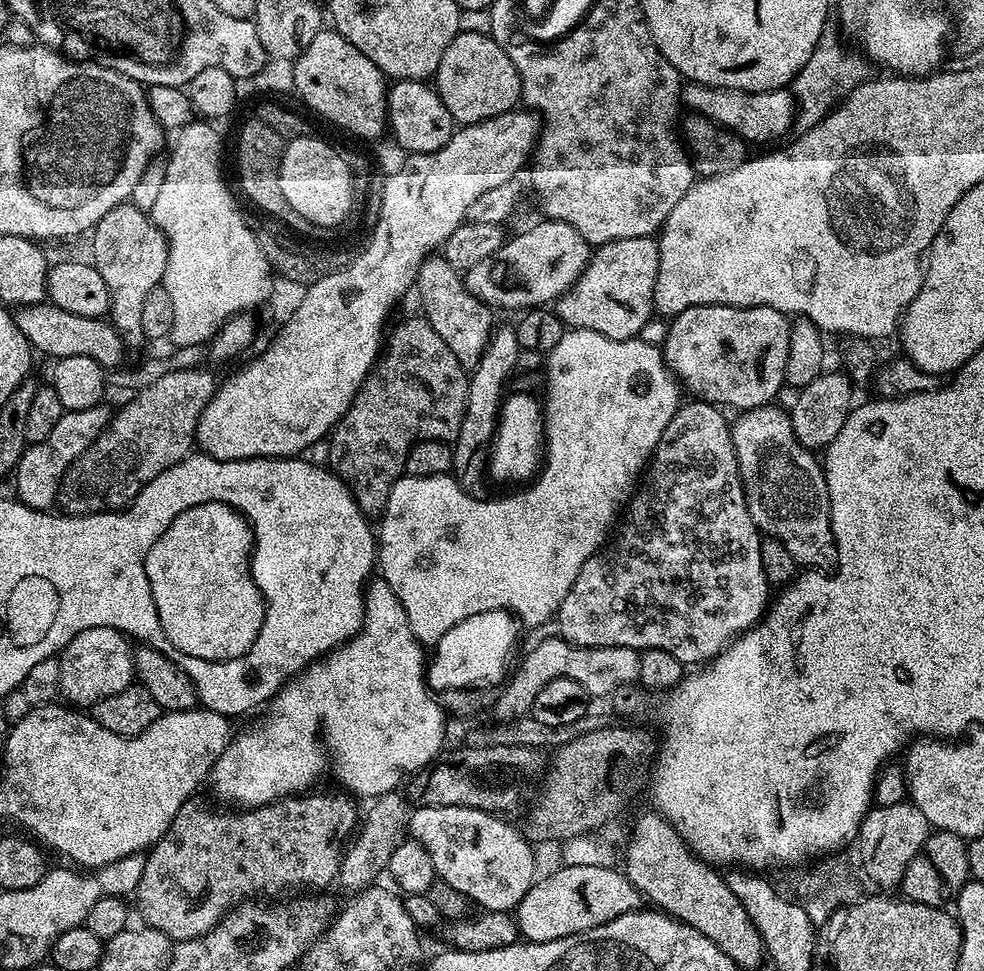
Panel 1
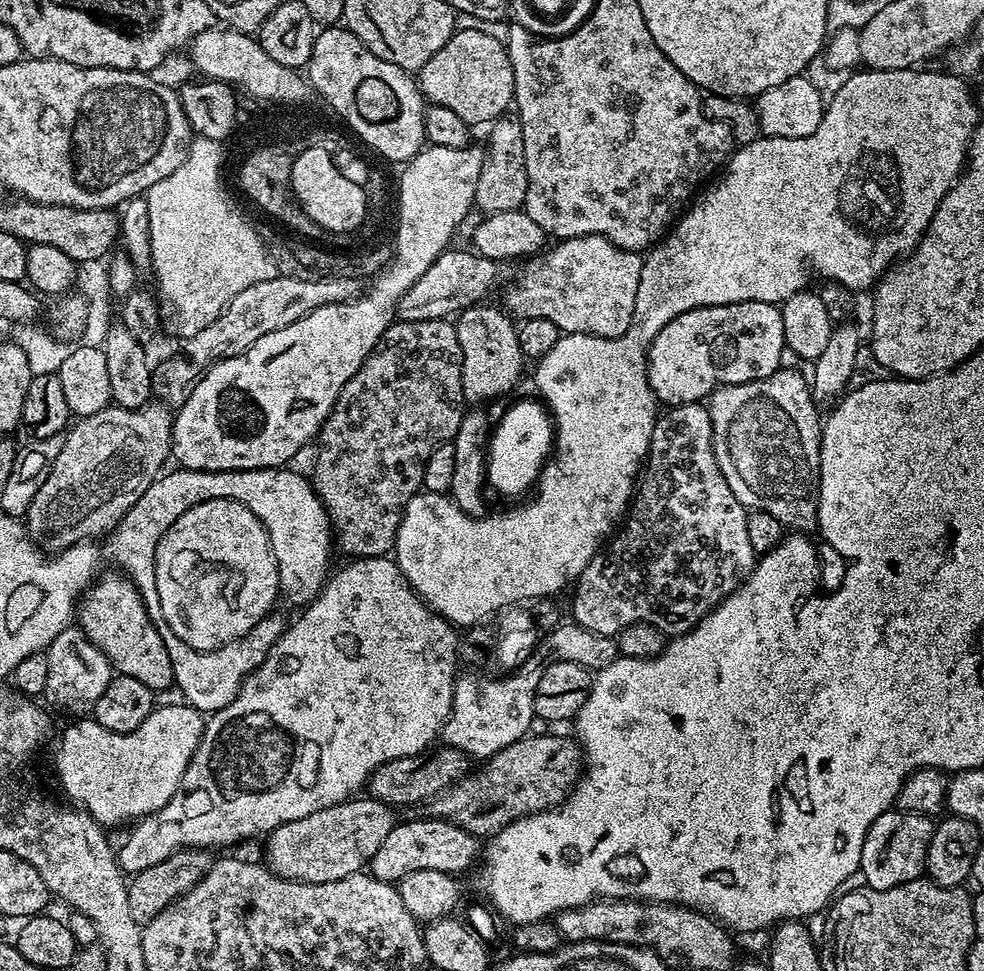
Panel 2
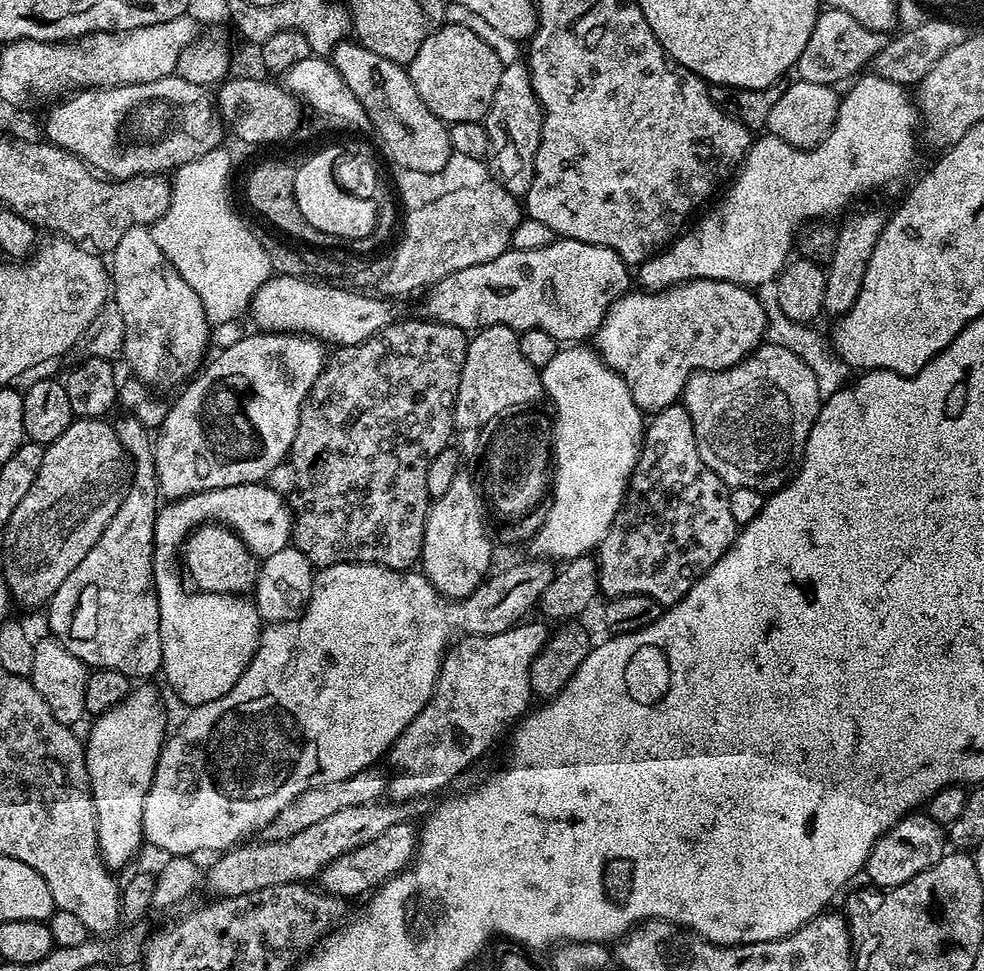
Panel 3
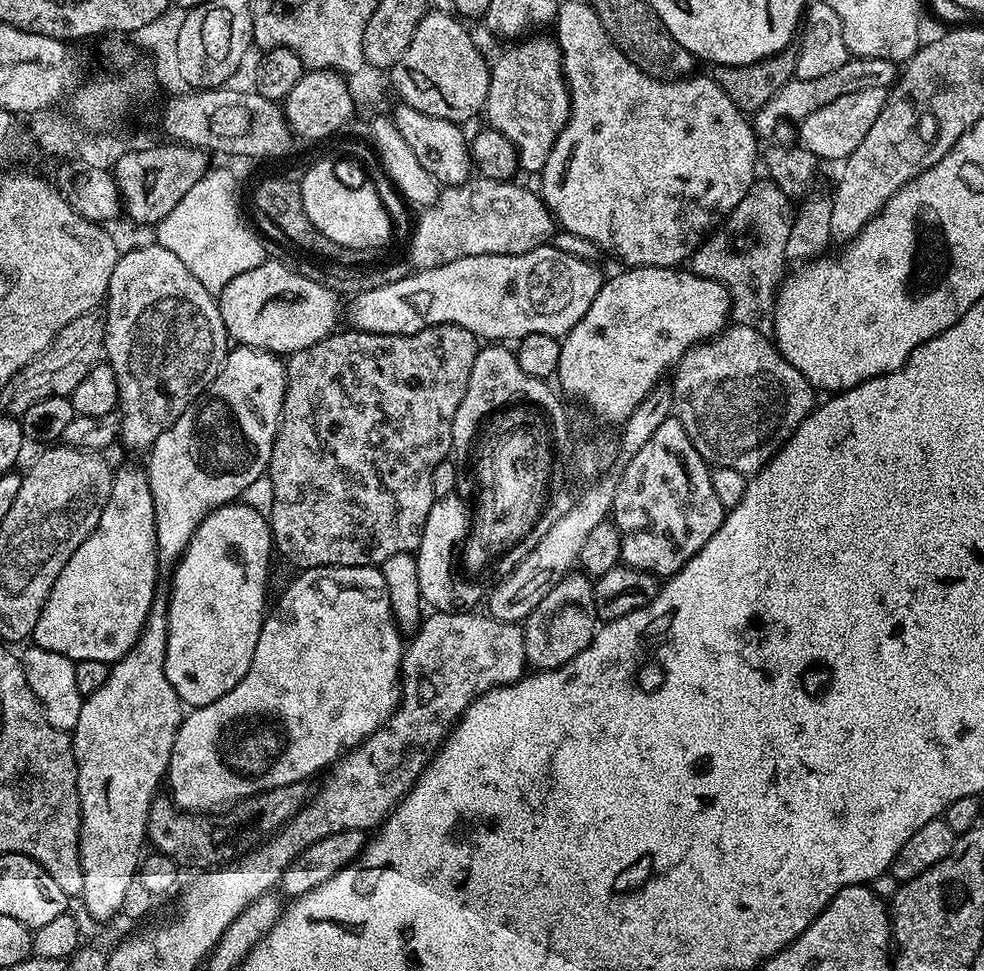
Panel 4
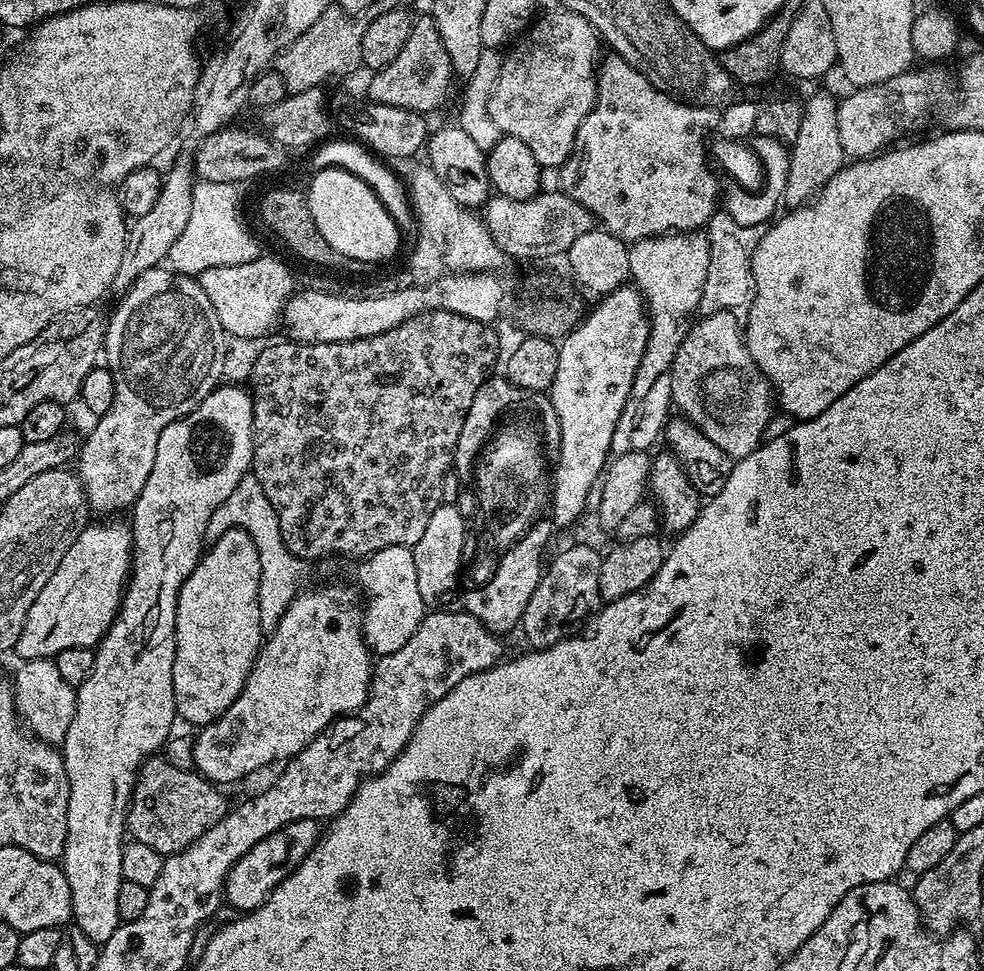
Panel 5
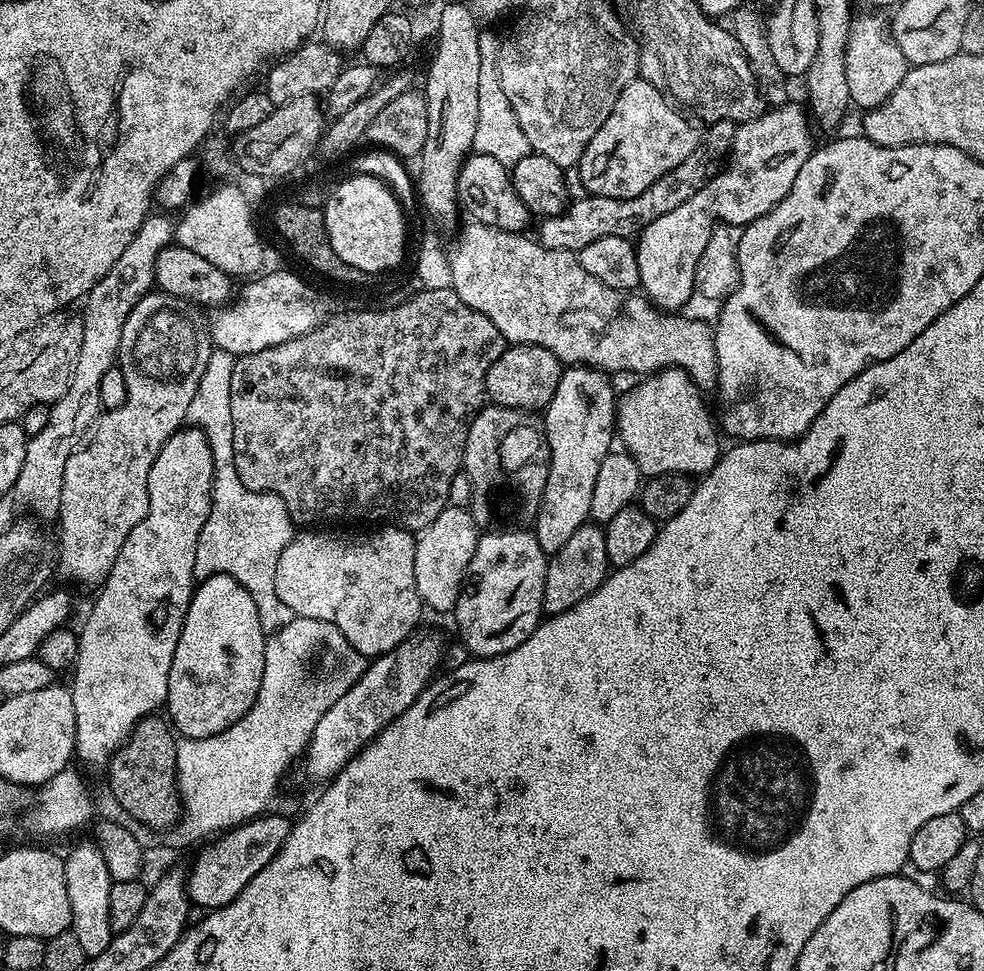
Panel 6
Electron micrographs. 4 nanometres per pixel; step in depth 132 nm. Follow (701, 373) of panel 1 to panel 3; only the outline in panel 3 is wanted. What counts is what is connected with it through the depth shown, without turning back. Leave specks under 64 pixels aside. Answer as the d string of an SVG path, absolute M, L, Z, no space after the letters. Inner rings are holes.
M688 280L685 284L673 284L659 290L629 290L623 296L613 300L608 307L606 318L602 318L602 326L598 326L594 337L595 351L599 352L601 360L606 366L610 366L624 379L626 386L634 402L640 407L641 412L645 414L655 414L666 410L666 406L677 403L683 397L684 387L693 372L717 372L723 368L734 366L745 356L749 356L755 348L759 348L765 339L768 331L768 319L764 313L764 307L760 302L759 295L751 287L735 284L734 282L722 282L721 280Z

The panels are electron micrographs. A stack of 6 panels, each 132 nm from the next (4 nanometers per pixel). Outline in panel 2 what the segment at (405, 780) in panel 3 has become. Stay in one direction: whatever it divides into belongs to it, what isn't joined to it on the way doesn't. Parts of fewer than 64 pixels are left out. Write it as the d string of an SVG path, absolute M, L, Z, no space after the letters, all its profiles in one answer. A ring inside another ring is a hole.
M575 622L557 623L551 629L552 632L548 637L546 635L539 641L533 649L529 657L520 664L520 667L509 671L504 676L479 676L478 673L472 672L469 676L457 675L454 680L452 690L452 712L448 715L448 721L445 722L442 729L442 740L447 747L457 748L469 758L487 758L492 756L498 750L502 750L506 746L510 746L510 742L518 742L523 736L529 735L528 728L534 721L534 713L532 703L536 697L536 687L538 686L538 678L542 678L542 670L550 661L565 660L566 662L574 662L580 664L583 668L589 670L599 670L604 668L615 660L618 653L616 650L616 642L613 637L603 636L602 634L594 634L590 630L586 630L582 626L578 626Z

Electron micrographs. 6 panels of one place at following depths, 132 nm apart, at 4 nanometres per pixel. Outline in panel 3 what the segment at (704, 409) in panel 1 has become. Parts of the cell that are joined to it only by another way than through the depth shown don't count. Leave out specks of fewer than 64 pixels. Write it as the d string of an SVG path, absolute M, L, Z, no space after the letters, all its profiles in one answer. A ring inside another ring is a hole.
M683 403L671 404L666 410L655 413L644 429L640 456L628 480L624 502L594 556L600 592L608 598L649 596L661 606L677 604L736 542L738 525L734 522L734 514L730 514L728 494L729 489L722 478L718 478L718 474L702 462L702 454L698 454L694 426Z

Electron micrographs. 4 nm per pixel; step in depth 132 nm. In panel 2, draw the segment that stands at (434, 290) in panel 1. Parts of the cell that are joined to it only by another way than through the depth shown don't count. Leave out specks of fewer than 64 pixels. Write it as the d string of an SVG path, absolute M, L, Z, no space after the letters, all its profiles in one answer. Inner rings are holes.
M481 302L455 317L458 346L462 350L462 390L465 401L492 400L508 392L520 380L526 358L518 346L517 325L503 307L487 308Z

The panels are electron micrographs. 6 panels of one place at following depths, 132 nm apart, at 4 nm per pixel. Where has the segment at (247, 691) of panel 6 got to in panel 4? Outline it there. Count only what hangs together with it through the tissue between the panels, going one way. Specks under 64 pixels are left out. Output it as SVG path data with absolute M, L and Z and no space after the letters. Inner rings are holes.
M242 502L223 504L192 535L188 551L175 565L180 580L170 580L172 596L168 600L168 657L164 669L181 705L193 709L218 702L250 670L266 615L263 568L268 548L270 552L272 547L265 513ZM228 595L232 595L229 605L224 604Z

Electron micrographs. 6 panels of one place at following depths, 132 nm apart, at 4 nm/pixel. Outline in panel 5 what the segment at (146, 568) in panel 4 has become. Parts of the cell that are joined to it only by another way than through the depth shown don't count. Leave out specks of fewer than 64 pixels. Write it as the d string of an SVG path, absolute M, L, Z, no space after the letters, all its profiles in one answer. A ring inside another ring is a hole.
M120 518L105 520L105 524L89 523L80 531L74 546L58 562L58 570L50 574L50 582L34 598L14 649L21 661L51 660L70 646L95 648L116 620L132 571L132 530Z

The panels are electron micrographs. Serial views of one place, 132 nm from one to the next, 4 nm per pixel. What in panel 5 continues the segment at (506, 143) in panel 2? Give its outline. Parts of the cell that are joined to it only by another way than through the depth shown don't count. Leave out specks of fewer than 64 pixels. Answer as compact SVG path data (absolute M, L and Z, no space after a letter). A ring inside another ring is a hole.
M548 10L543 13L544 17L537 19L535 23L529 27L523 36L519 37L507 49L506 55L500 61L500 73L494 78L492 86L492 97L490 98L490 118L494 118L494 126L498 126L500 133L506 136L513 136L522 141L526 147L534 154L534 158L538 158L541 169L552 170L559 169L561 164L566 162L566 158L571 154L572 147L576 141L578 134L578 126L582 126L582 122L586 118L586 114L590 114L590 110L596 105L596 77L598 75L598 61L601 59L602 41L597 36L596 31L590 26L590 22L586 22L586 18L579 16L577 12L567 10Z

